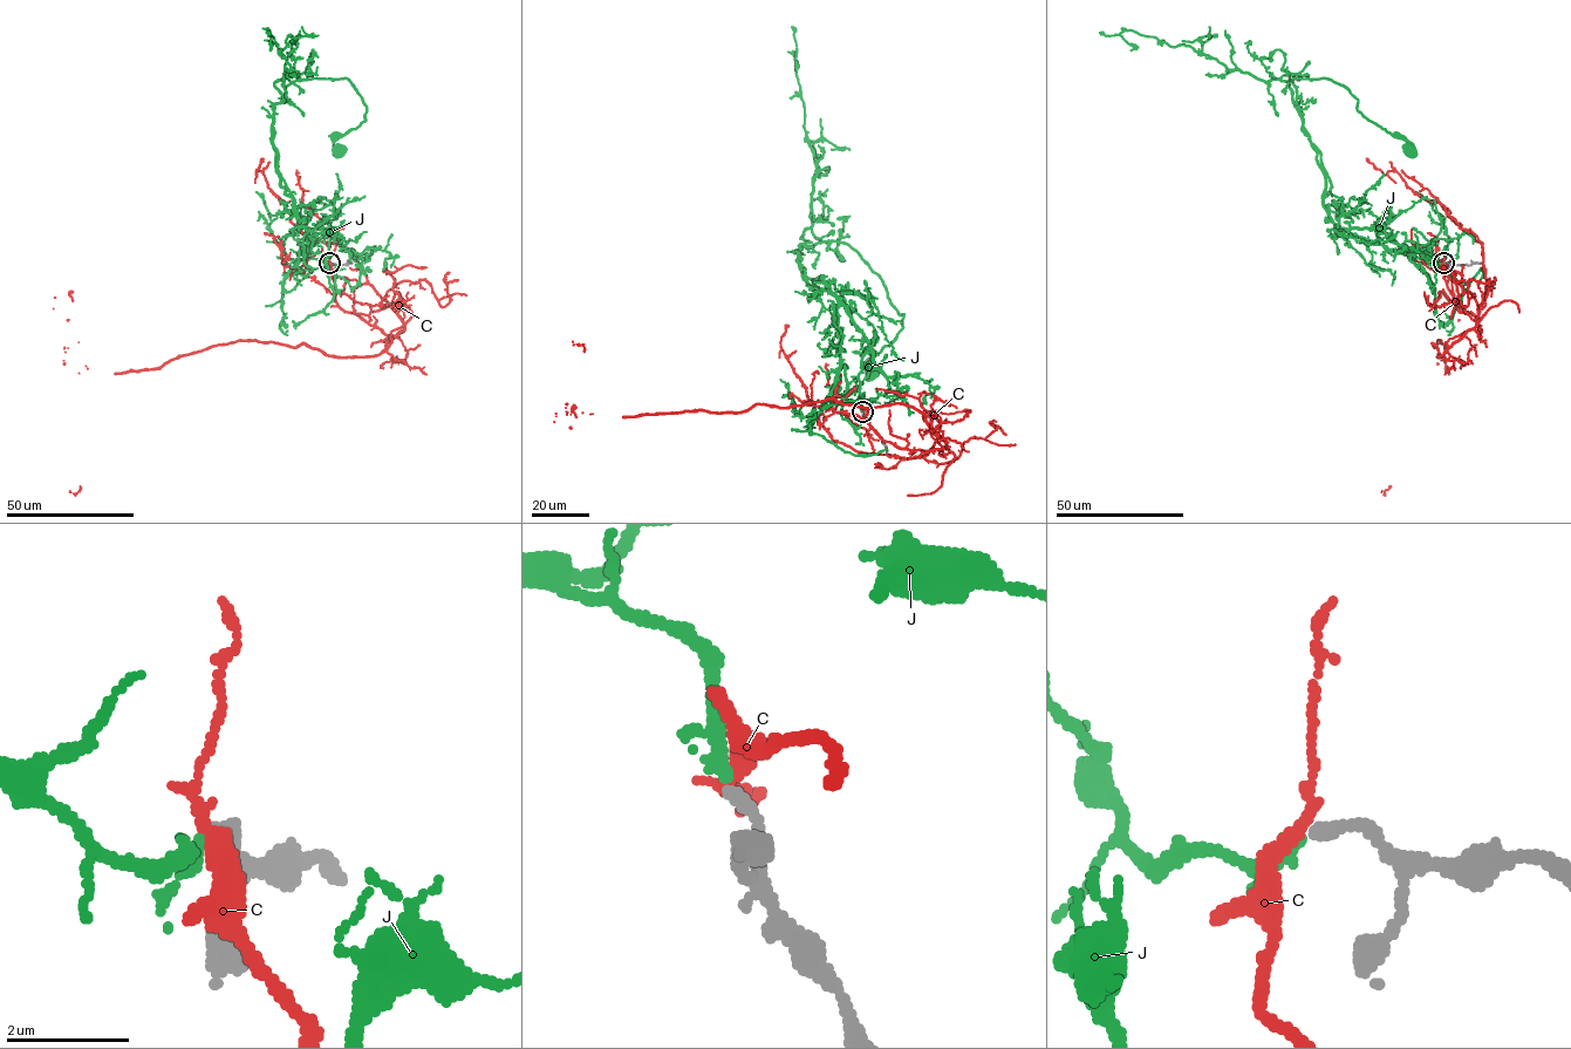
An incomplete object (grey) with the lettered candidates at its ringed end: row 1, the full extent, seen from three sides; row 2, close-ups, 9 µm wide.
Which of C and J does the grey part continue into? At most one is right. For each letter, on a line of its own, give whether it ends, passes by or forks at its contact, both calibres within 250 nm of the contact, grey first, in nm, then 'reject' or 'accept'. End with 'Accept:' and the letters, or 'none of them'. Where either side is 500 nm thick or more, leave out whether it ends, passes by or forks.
C: it passes by; 220 nm thick on the grey side, 260 nm on the other; reject
J: it passes by; 220 nm thick on the grey side, 180 nm on the other; accept
Accept: J

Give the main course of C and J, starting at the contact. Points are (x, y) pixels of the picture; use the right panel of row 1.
C: (1443, 263), (1479, 335), (1469, 329), (1440, 356), (1432, 345), (1445, 345), (1448, 373), (1384, 494)
J: (1443, 263), (1390, 251), (1333, 222), (1291, 80), (1343, 84), (1357, 109), (1409, 148)

